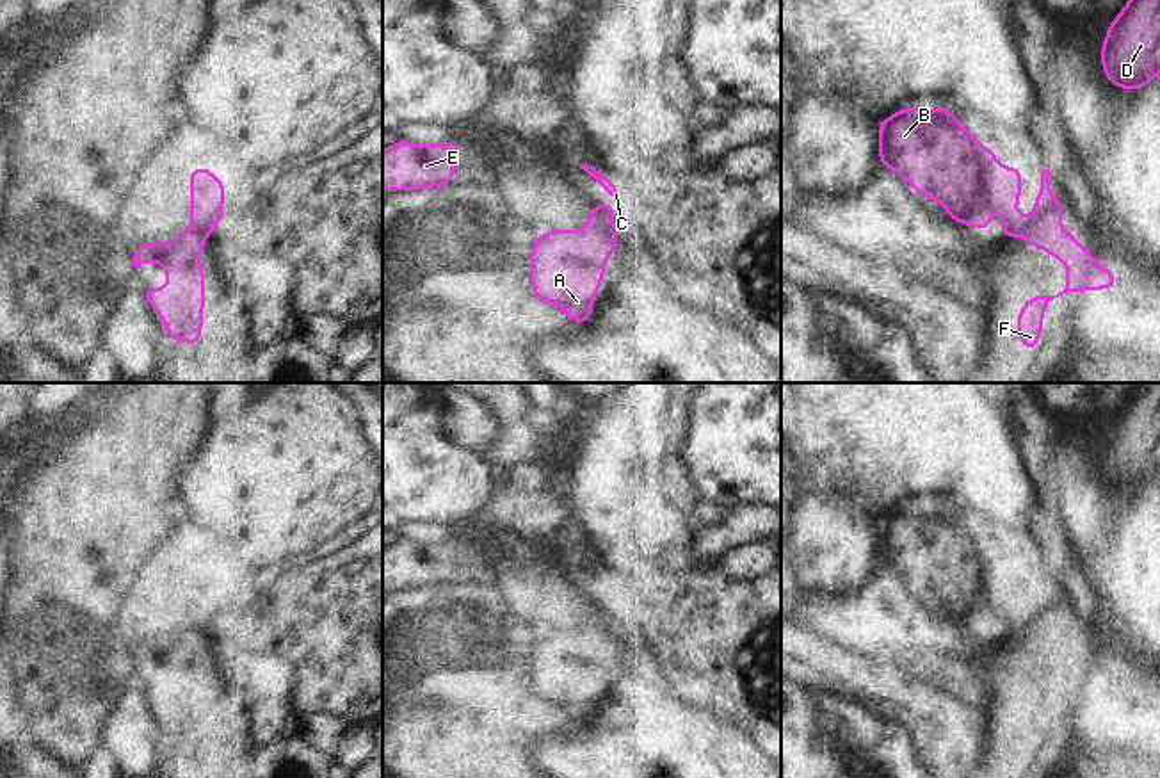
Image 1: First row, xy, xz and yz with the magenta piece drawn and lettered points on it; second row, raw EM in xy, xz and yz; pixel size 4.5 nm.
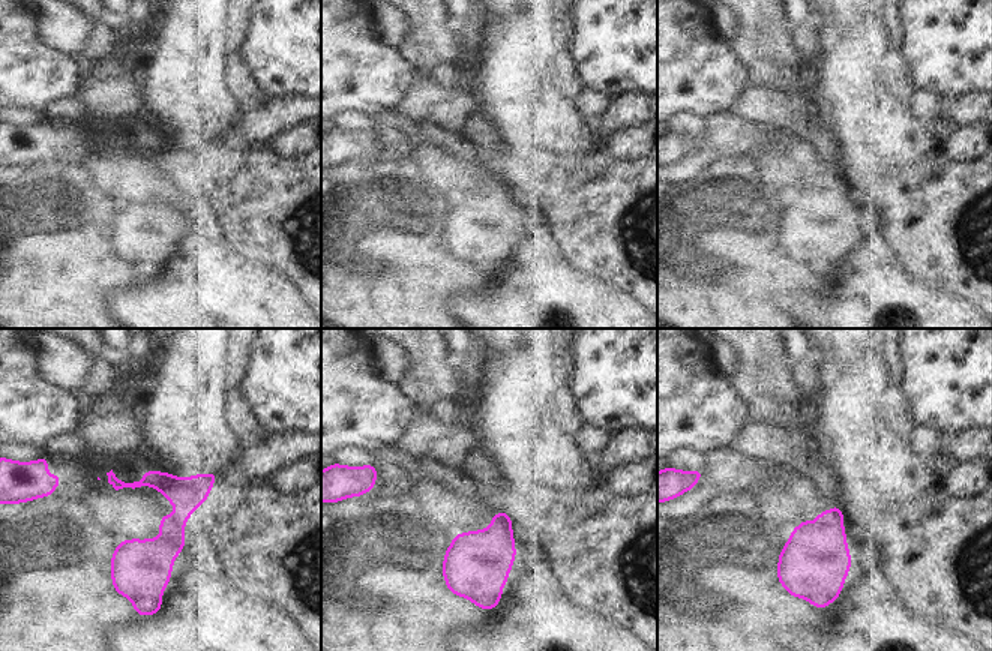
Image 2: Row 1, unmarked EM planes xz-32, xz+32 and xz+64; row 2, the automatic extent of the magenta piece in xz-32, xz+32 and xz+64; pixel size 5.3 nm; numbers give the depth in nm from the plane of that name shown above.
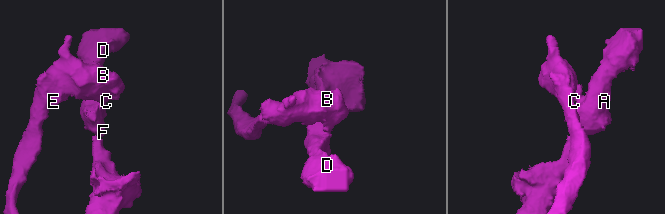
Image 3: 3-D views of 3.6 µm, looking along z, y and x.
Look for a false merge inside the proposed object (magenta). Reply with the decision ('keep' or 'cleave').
cleave

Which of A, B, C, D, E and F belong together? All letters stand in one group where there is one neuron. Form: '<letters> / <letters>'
A D F / B C E

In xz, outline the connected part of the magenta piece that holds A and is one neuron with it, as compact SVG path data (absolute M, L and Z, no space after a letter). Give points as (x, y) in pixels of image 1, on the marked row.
M610 214L582 230L539 233L530 253L534 296L560 306L576 326L585 322L594 310L591 297L600 292L607 260L617 244Z

